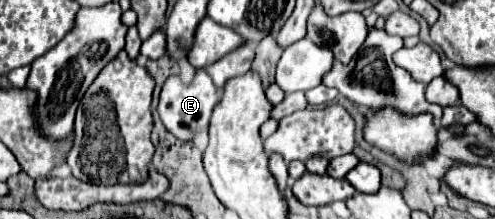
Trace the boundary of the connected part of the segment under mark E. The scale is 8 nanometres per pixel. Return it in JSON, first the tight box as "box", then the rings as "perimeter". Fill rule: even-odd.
{"box":[159,69,219,141],"perimeter":[[[197,69],[197,75],[191,81],[191,85],[185,85],[179,77],[169,77],[165,81],[163,91],[161,91],[161,99],[159,99],[159,117],[165,125],[165,129],[169,133],[173,133],[177,139],[193,141],[199,133],[207,131],[211,111],[217,103],[219,103],[217,87],[213,85],[211,77],[203,69]]]}

